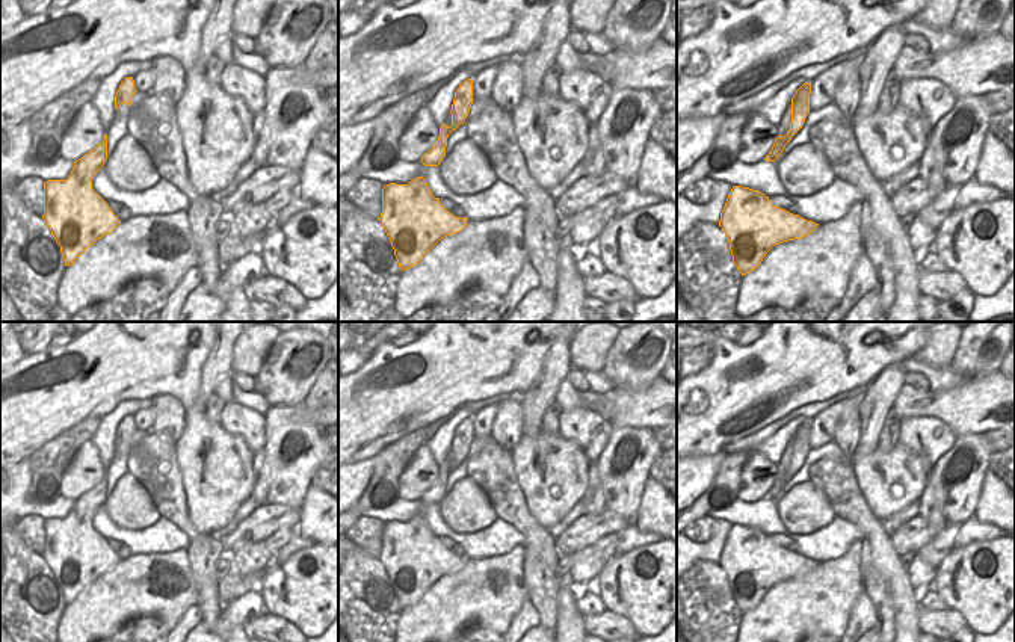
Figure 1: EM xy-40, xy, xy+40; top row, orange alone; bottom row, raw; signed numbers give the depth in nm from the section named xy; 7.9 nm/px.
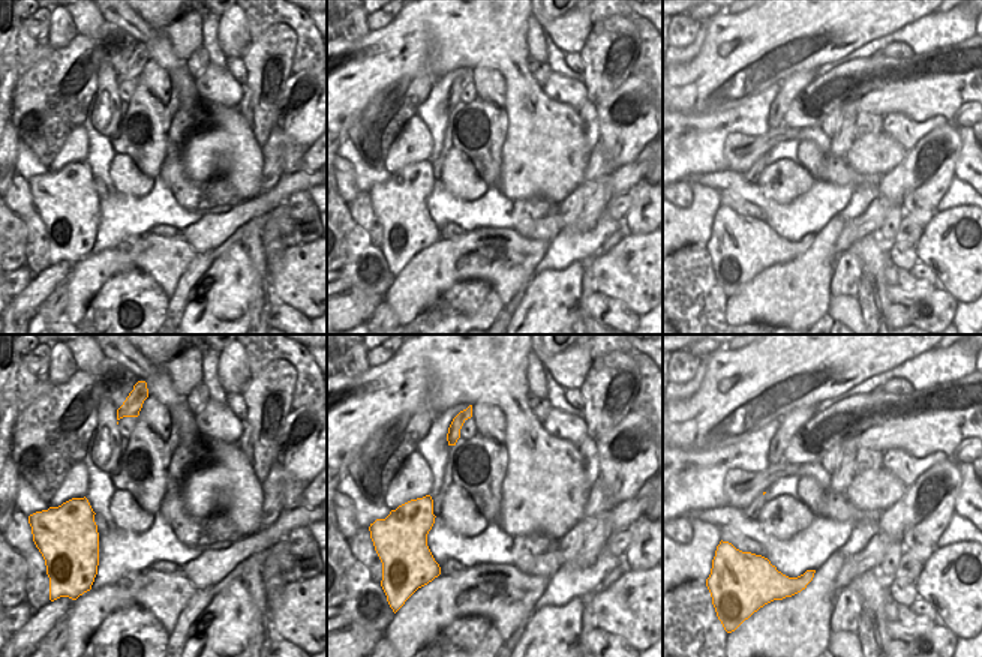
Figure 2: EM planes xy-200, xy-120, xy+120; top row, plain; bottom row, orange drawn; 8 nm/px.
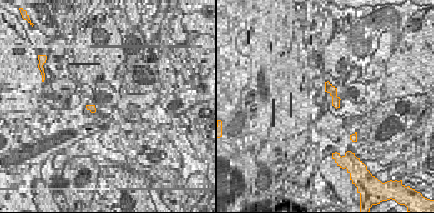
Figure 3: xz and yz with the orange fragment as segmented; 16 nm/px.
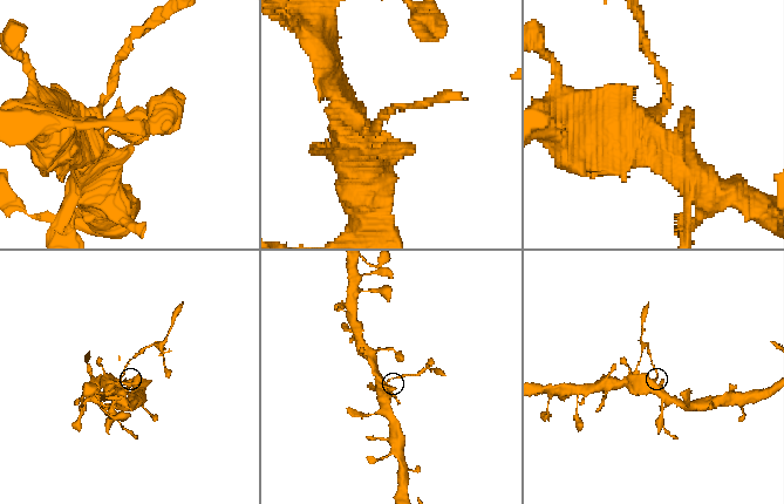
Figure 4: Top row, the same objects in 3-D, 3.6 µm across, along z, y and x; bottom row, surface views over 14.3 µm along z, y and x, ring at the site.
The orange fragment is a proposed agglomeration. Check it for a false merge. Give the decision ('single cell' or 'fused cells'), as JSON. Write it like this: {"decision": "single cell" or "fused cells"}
{"decision": "fused cells"}

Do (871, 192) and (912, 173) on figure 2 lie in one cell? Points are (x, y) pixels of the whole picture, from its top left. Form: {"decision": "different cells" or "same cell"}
{"decision": "different cells"}

